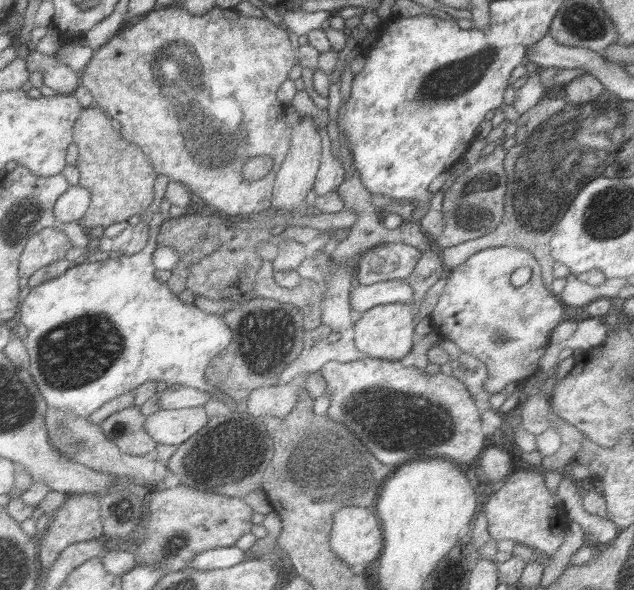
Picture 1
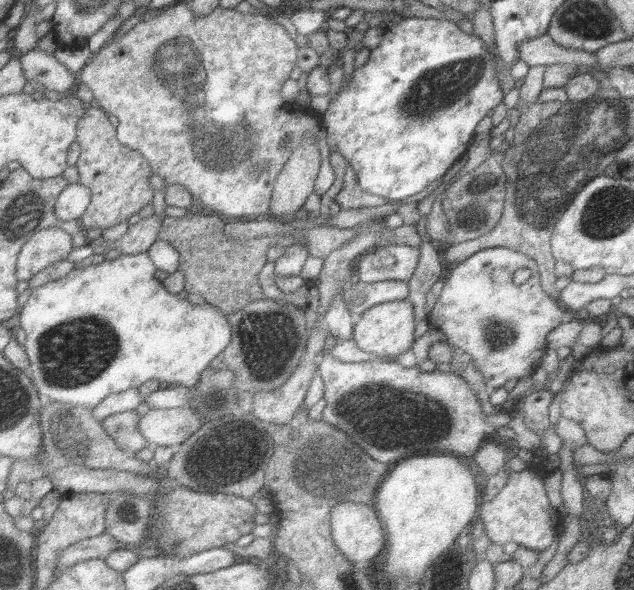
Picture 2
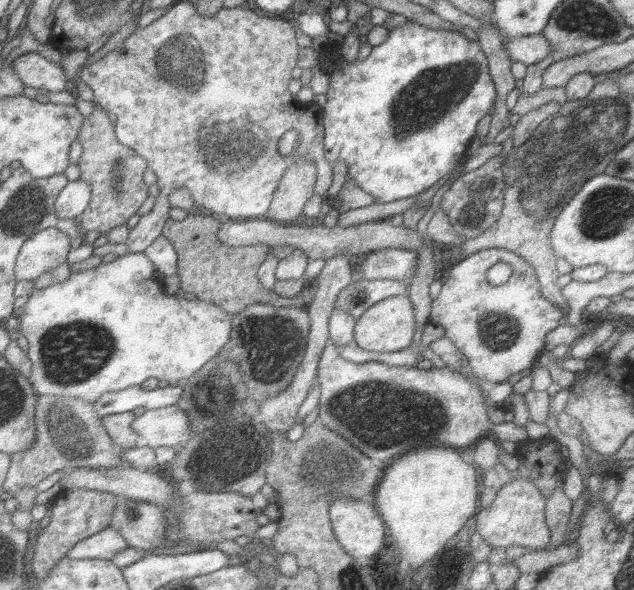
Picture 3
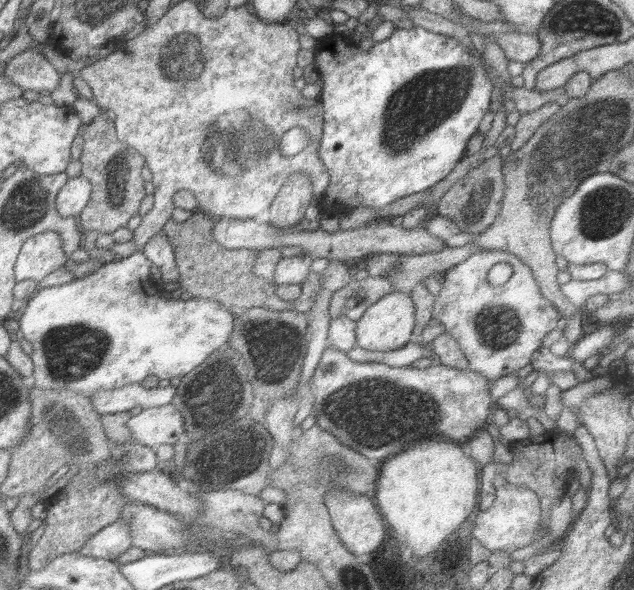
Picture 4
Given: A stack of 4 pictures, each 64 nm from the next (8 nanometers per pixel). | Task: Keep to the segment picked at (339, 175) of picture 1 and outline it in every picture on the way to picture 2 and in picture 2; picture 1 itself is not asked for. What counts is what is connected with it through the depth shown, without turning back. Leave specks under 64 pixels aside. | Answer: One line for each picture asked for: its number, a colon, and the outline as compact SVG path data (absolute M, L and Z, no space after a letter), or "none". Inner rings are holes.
2: M177 2L175 6L163 8L155 18L141 20L135 28L123 34L117 42L105 44L91 64L79 74L79 82L87 84L97 98L97 106L107 110L119 120L119 140L135 150L141 150L151 162L155 176L167 180L167 188L173 184L187 186L203 212L223 214L229 220L239 220L239 216L249 216L249 220L269 218L277 180L289 164L291 156L301 144L301 138L309 132L321 140L323 168L317 182L317 196L323 196L337 180L335 168L331 166L331 144L327 142L329 132L319 114L297 108L297 104L287 104L281 96L283 84L291 78L293 68L297 68L299 46L291 34L277 24L273 18L259 14L241 14L239 10L229 10L219 6L209 16L197 16L187 2ZM169 40L191 42L207 70L207 104L217 108L221 96L237 96L243 104L251 128L259 132L259 144L265 148L253 150L251 158L233 168L233 176L225 178L209 170L201 160L195 160L189 130L189 106L173 96L159 80L155 72L155 60L161 46ZM127 58L155 58L155 60L127 60ZM293 108L297 112L293 114ZM257 162L269 162L267 172L253 176L251 168ZM245 170L245 172L243 172ZM247 174L247 176L241 176ZM253 216L253 218L251 218Z

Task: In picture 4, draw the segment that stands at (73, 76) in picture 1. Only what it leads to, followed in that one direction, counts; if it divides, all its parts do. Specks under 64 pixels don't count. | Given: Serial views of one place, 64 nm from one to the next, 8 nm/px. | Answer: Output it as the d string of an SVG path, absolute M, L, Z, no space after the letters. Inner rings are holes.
M25 50L9 60L9 64L3 66L3 72L25 90L47 90L53 94L61 84L61 74L39 52Z

